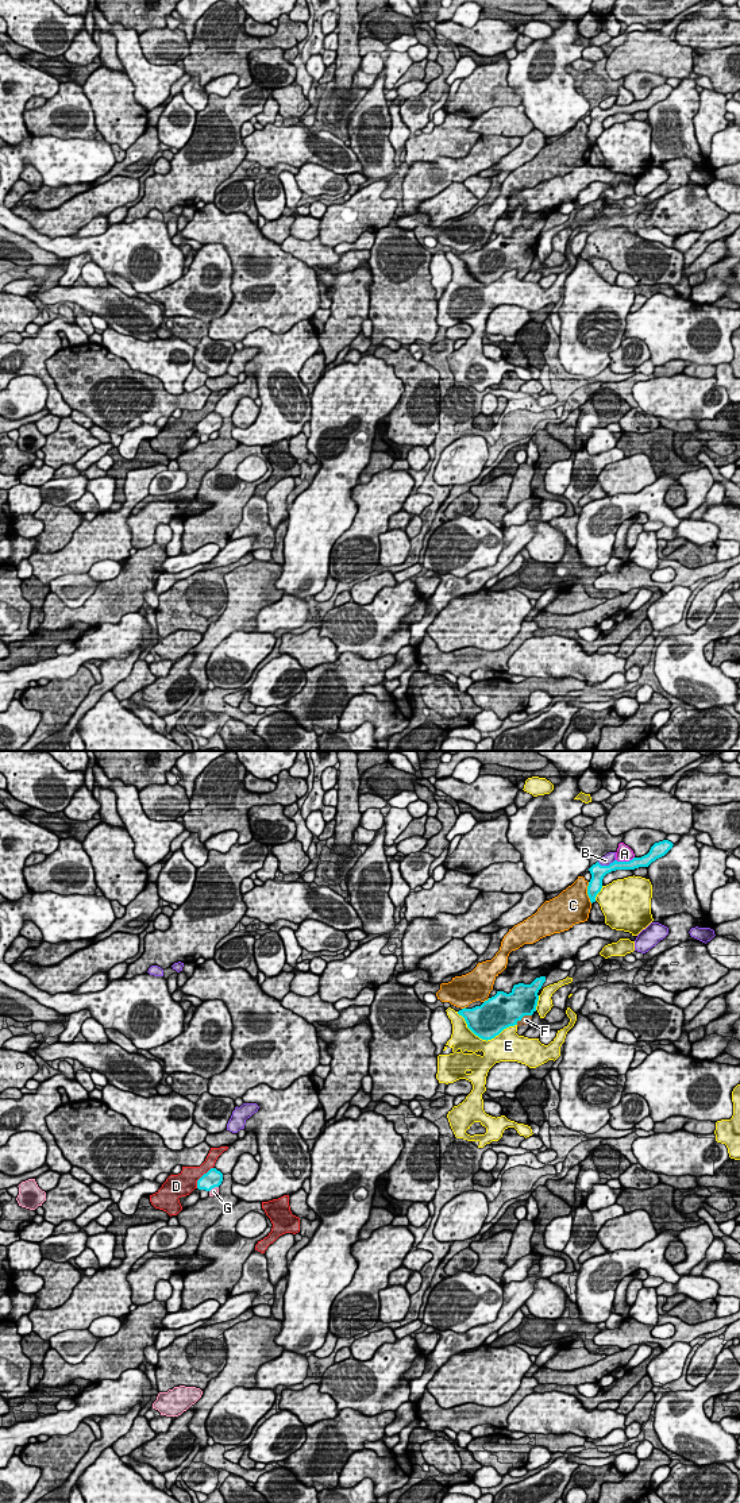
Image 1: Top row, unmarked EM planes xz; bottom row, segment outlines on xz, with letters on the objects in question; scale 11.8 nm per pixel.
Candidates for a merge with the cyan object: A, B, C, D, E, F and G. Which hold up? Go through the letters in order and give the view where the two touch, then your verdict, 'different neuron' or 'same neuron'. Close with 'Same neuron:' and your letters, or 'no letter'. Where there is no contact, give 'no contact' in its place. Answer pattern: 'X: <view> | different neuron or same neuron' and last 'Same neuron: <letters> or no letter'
A: xz | different neuron
B: xz | different neuron
C: xz | different neuron
D: xz | different neuron
E: xz | different neuron
F: xz | same neuron
G: xz | different neuron
Same neuron: F

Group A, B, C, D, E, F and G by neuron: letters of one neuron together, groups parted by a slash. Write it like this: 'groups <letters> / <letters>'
groups A / B / C / D / E / F / G

